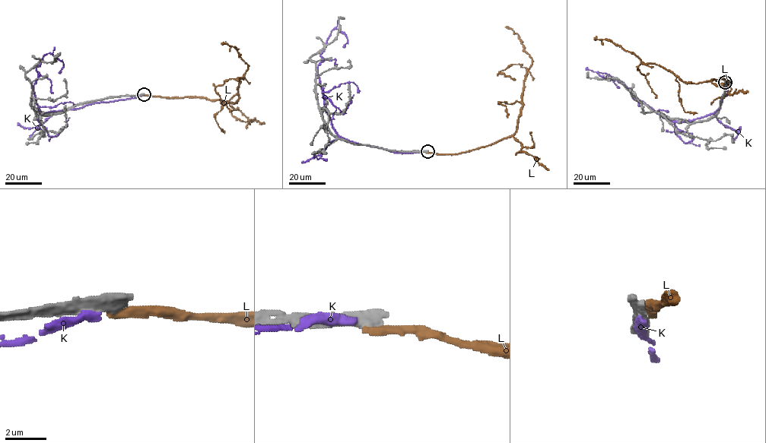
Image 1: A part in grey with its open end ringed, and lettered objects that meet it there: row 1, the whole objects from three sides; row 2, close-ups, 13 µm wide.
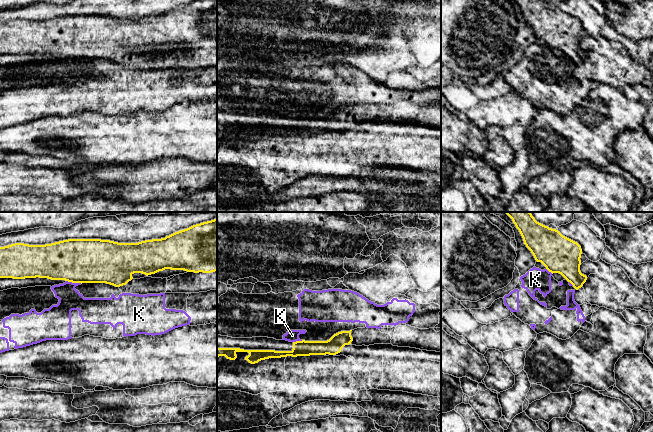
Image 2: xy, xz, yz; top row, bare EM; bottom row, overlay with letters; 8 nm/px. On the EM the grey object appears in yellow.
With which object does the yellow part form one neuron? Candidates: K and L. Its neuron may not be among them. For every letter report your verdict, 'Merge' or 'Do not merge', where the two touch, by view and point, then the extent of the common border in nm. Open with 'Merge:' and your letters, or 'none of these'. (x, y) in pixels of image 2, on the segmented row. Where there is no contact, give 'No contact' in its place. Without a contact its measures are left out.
Merge: none of these
K: Do not merge. Touches yellow at xy (74, 282). Shared border 130 nm
L: Do not merge. No contact

